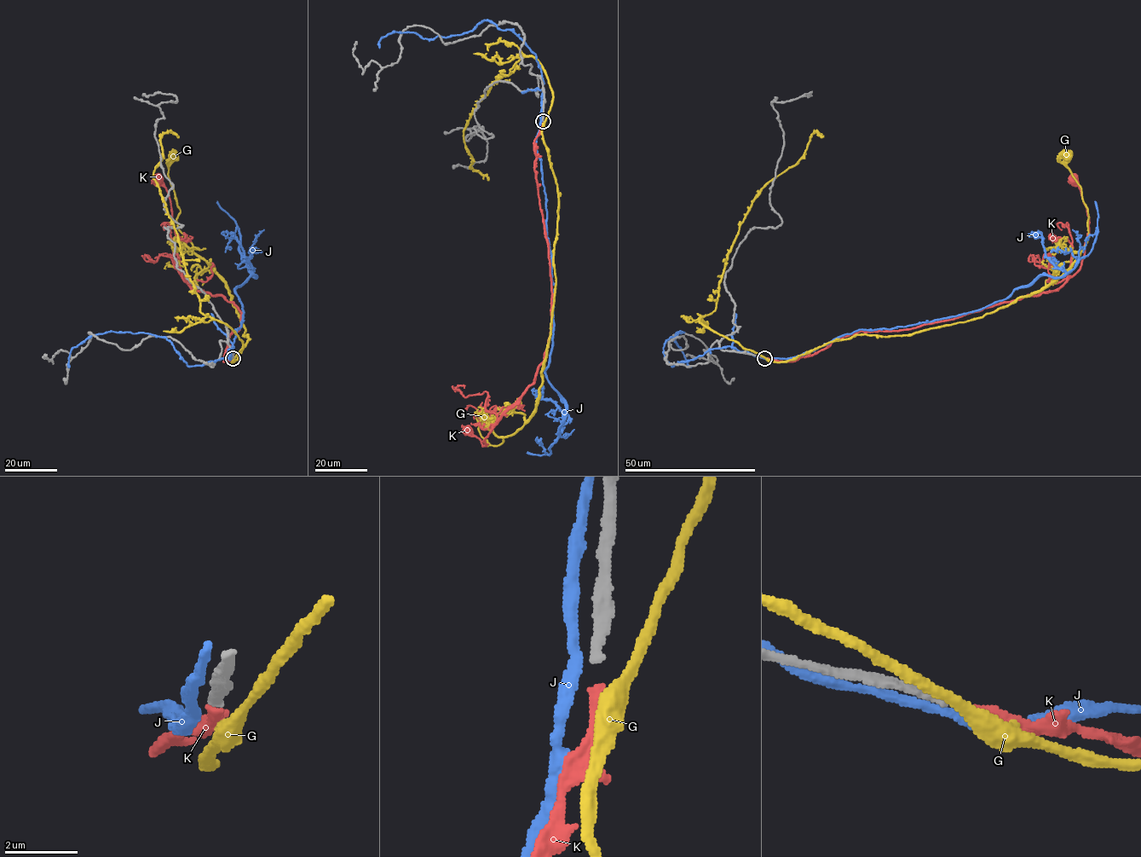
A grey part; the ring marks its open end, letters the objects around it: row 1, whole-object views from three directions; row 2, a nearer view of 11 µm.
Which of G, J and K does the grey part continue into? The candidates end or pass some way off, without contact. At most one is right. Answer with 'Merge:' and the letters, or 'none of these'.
Merge: K

